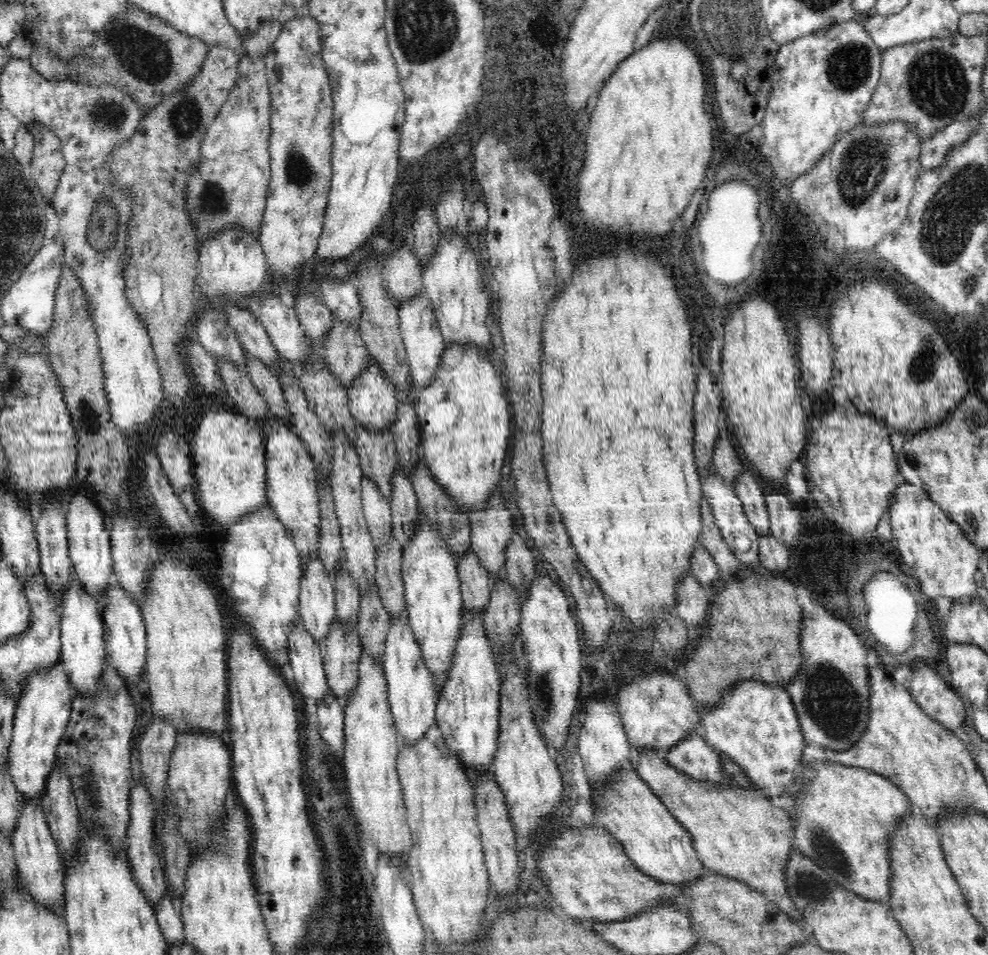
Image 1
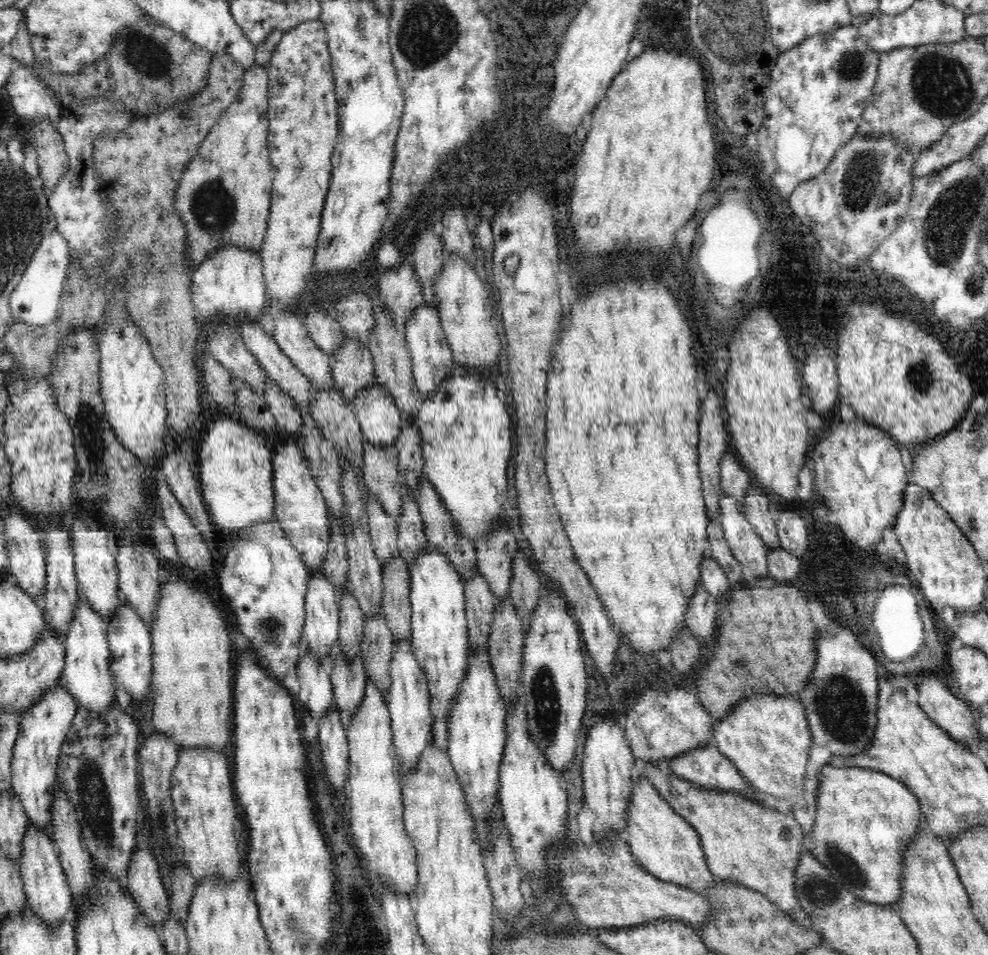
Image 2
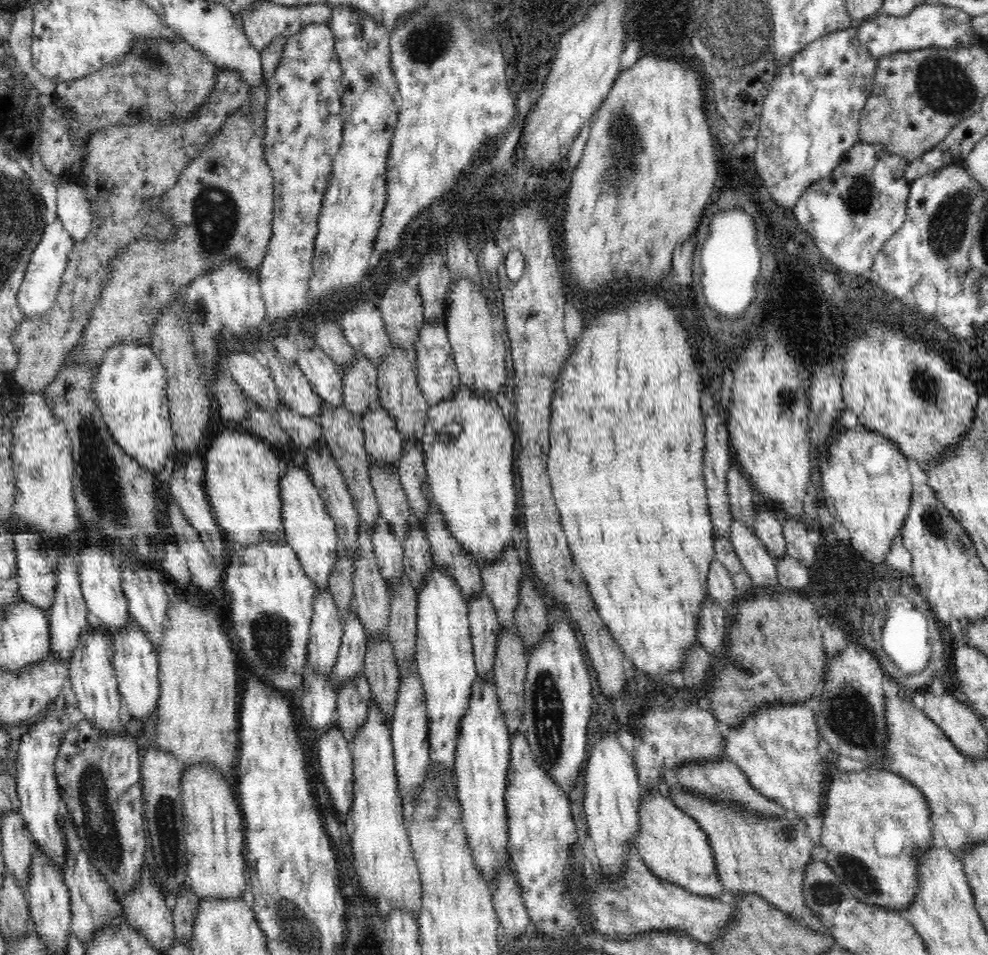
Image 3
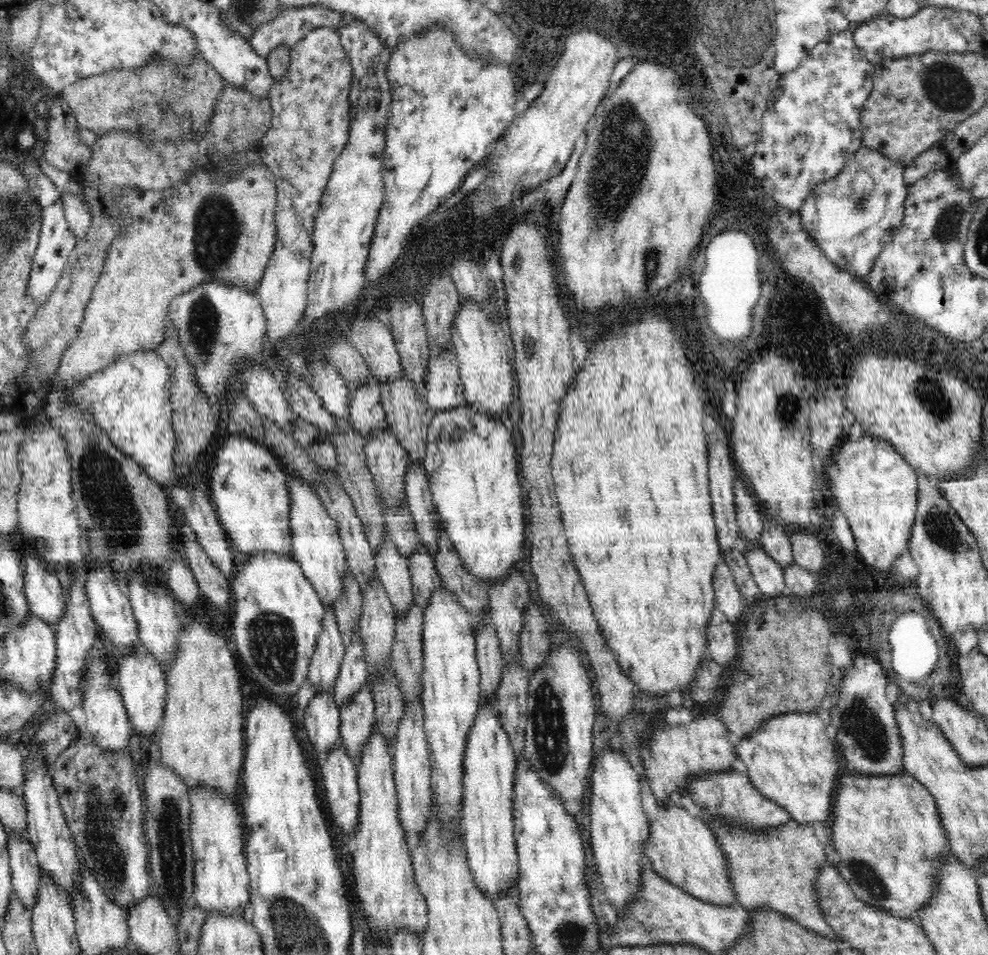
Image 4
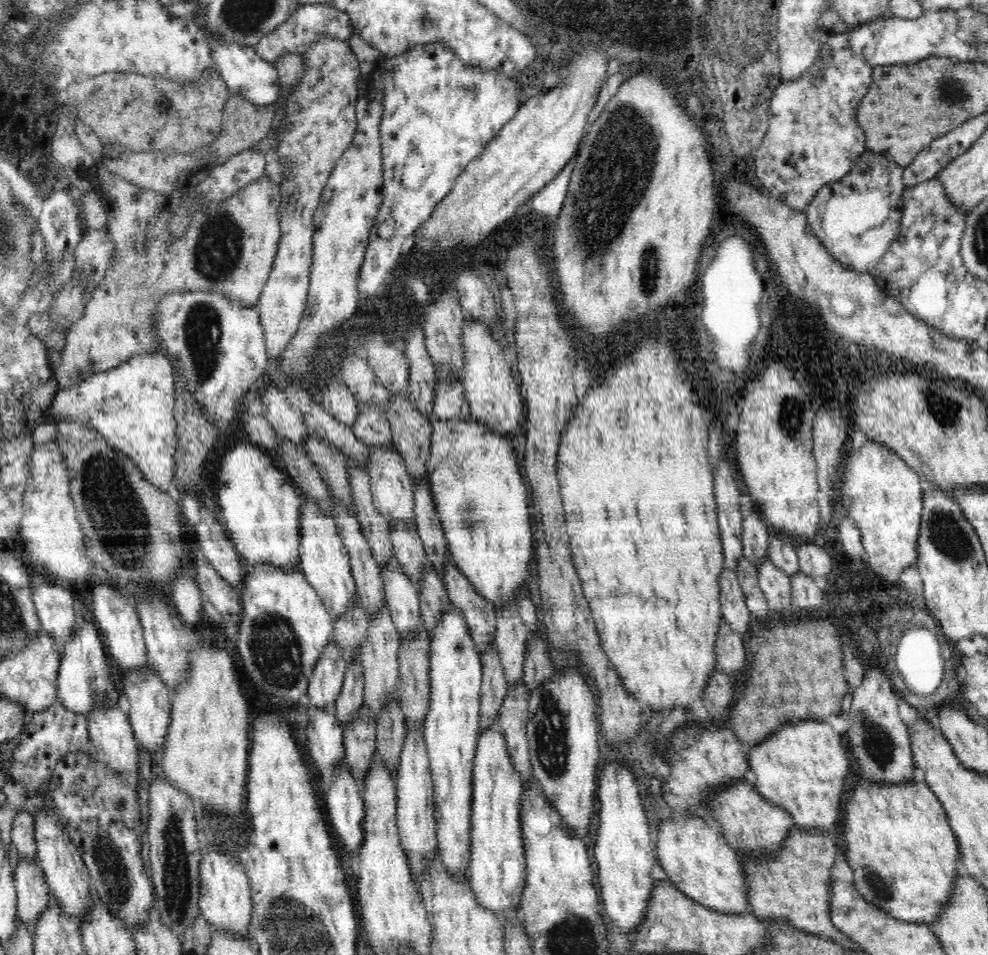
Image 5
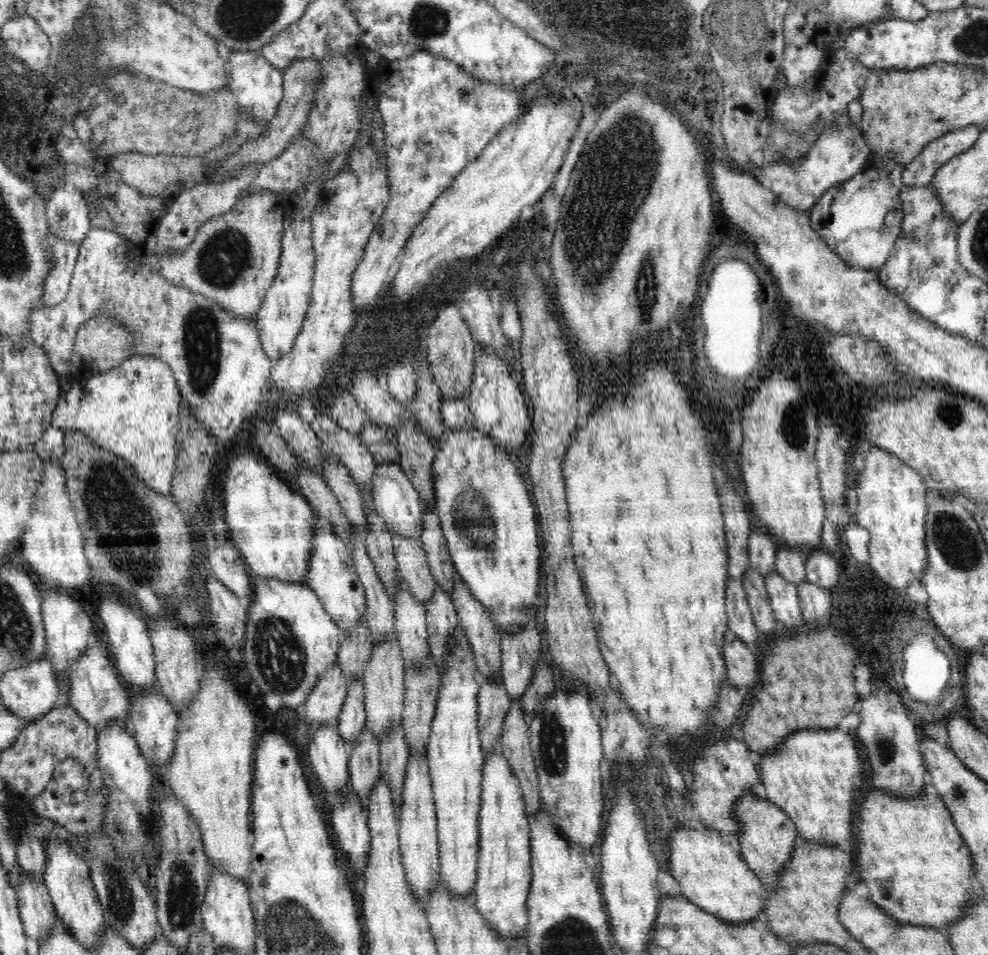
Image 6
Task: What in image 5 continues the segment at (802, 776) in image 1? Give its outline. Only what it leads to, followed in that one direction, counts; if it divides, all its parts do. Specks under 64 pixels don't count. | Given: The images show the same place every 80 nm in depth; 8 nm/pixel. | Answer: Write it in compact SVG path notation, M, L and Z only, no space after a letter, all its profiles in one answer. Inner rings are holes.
M916 769L913 779L903 783L877 783L857 778L850 781L849 789L850 796L841 812L843 829L838 844L854 873L856 890L867 902L900 921L930 924L940 918L963 867L958 839L942 803L930 790L923 770Z

